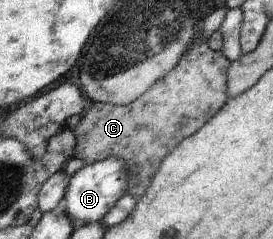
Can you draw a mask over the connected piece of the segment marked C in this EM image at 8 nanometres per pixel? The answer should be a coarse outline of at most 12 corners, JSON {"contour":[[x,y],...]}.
{"contour":[[198,35],[136,102],[94,102],[85,165],[124,159],[140,200],[229,99],[231,62]]}

